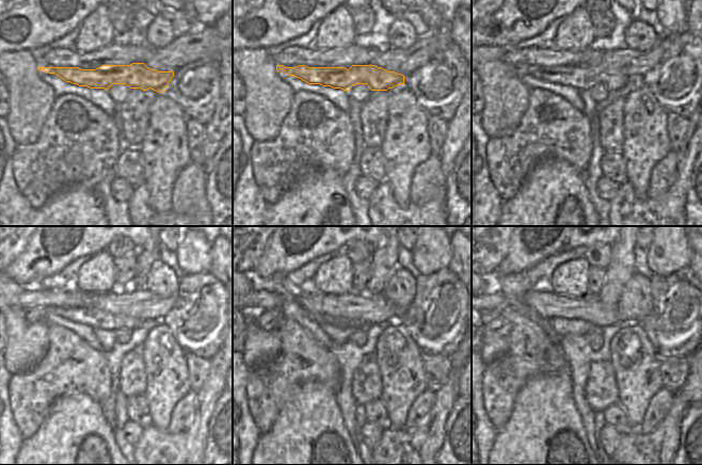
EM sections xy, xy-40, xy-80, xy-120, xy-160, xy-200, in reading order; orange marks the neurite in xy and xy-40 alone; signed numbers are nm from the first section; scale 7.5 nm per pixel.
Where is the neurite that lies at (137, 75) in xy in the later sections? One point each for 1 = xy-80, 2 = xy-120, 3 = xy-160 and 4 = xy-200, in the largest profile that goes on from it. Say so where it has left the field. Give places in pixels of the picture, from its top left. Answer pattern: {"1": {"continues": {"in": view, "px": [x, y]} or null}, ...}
{"1": {"continues": {"in": "xy-80", "px": [581, 79]}}, "2": {"continues": {"in": "xy-120", "px": [91, 316]}}, "3": {"continues": {"in": "xy-160", "px": [271, 319]}}, "4": {"continues": {"in": "xy-200", "px": [494, 327]}}}

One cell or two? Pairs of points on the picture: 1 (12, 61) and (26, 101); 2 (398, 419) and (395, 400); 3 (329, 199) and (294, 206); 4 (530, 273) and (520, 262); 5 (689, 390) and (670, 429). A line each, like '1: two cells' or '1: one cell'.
1: one cell
2: one cell
3: one cell
4: two cells
5: two cells

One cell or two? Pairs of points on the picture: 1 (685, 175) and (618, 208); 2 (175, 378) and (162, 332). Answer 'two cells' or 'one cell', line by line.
1: one cell
2: one cell

